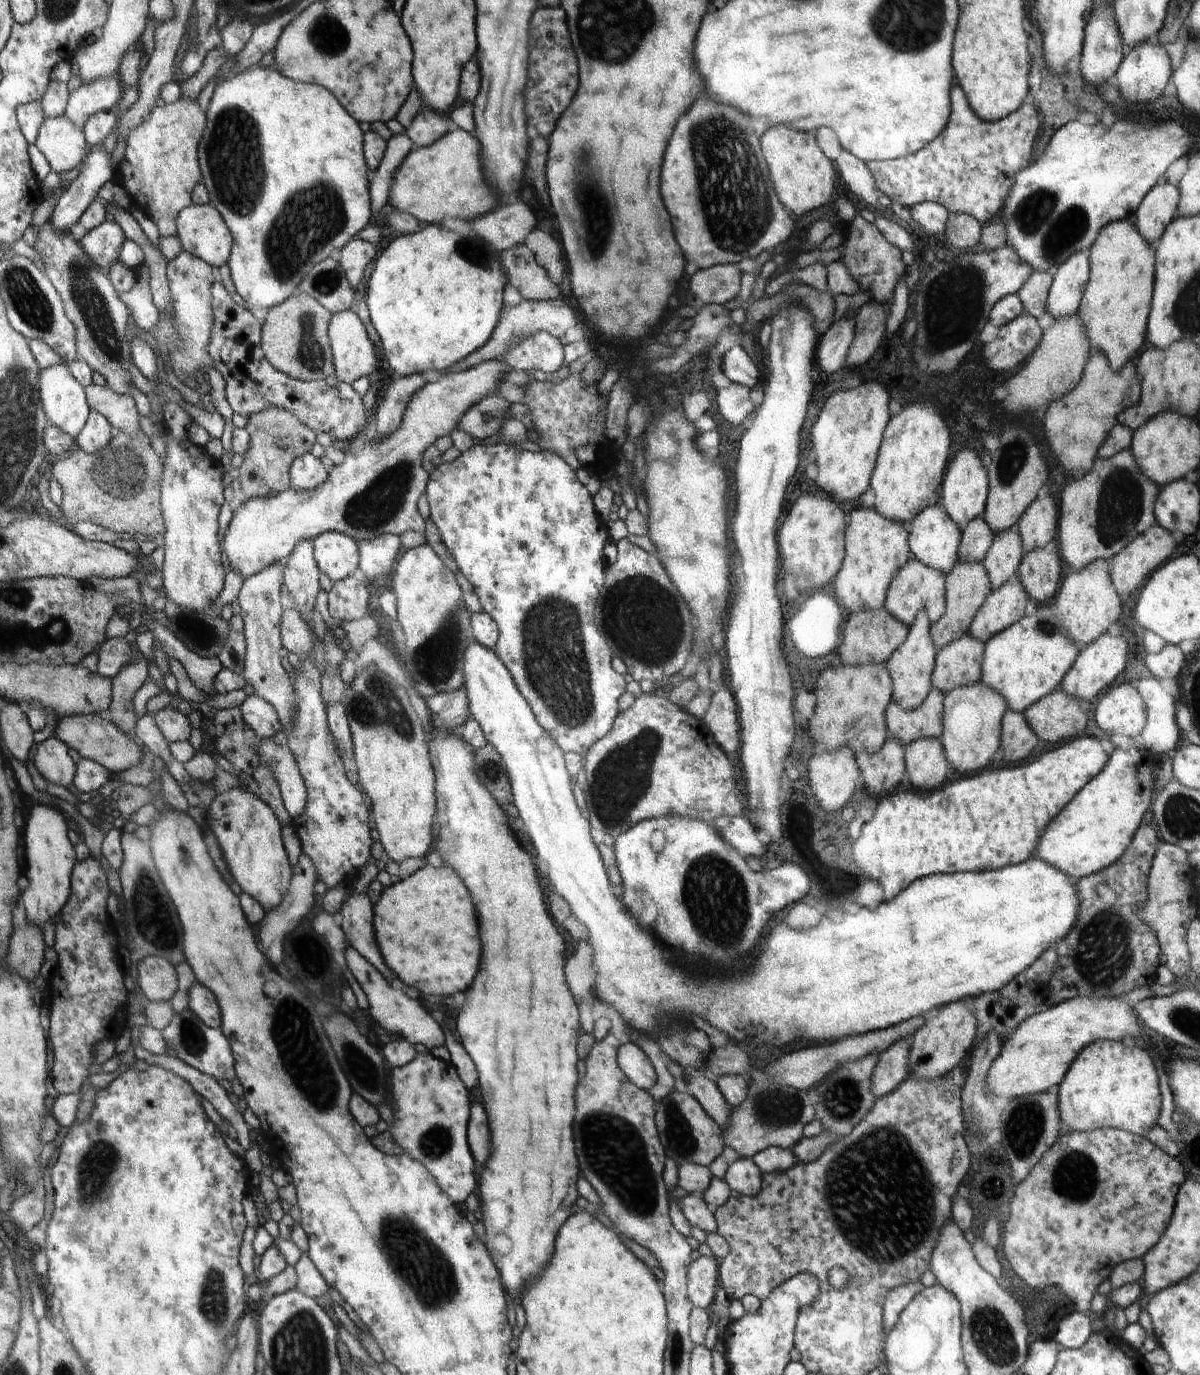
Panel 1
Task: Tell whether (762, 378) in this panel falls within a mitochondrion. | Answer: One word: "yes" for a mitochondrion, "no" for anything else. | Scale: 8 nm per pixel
no

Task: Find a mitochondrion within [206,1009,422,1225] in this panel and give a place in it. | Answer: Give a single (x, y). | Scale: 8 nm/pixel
(365, 1075)

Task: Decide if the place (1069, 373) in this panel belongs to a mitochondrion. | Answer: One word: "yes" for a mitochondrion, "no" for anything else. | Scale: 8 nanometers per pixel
no

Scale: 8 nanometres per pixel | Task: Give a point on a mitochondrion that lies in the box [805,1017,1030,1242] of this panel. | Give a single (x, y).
(842, 1100)

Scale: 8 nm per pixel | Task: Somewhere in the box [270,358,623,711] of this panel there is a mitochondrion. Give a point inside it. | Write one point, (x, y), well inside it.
(382, 502)

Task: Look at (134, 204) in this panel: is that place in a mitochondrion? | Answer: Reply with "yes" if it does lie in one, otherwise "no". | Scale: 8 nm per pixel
no

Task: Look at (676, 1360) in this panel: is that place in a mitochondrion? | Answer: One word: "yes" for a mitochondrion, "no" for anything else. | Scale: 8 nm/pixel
yes

